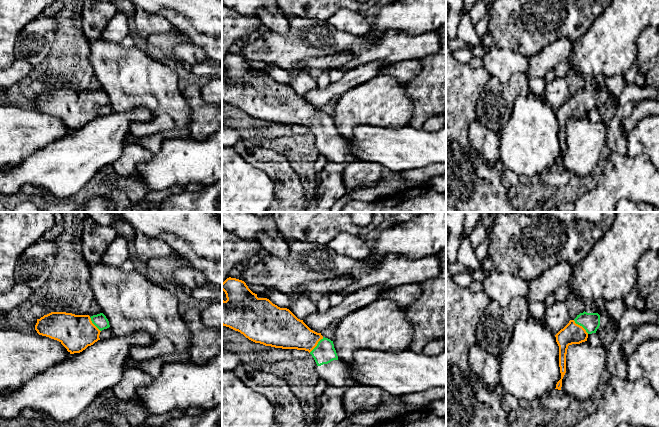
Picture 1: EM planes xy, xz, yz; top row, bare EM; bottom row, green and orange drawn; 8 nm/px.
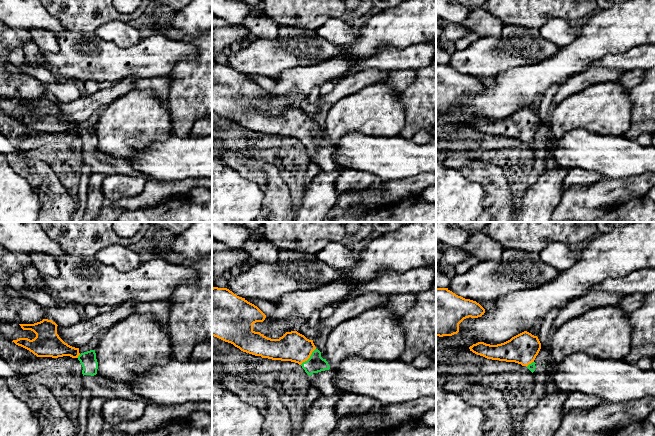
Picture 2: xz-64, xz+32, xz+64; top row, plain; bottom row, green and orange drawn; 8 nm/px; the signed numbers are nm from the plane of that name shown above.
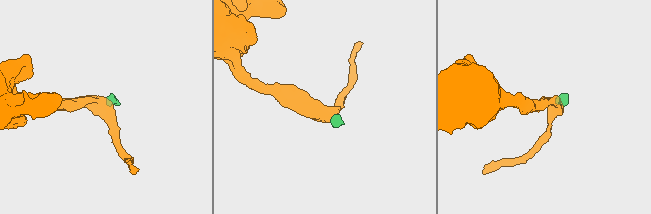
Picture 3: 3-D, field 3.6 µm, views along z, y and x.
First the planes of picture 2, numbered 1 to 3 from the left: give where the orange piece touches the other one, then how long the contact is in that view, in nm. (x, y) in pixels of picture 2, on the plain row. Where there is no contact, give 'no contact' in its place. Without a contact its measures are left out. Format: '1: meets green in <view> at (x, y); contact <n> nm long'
1: meets green in xz-64 at (78, 132); contact 40 nm long
2: meets green in xz+32 at (310, 133); contact 180 nm long
3: meets green in xz+64 at (529, 140); contact 80 nm long

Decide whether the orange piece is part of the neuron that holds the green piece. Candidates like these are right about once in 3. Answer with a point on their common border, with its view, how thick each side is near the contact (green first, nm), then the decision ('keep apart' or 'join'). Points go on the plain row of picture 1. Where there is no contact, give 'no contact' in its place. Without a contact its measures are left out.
xz (317, 121) | 170/260 nm | join

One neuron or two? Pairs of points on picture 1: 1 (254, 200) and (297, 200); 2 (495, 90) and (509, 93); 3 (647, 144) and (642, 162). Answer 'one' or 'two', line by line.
1: two
2: one
3: two

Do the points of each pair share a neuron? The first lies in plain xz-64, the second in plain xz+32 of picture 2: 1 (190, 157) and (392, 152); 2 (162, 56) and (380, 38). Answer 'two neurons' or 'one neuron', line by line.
1: one neuron
2: two neurons

